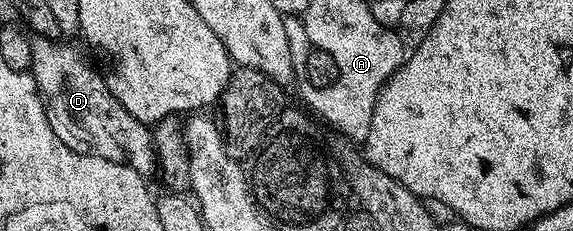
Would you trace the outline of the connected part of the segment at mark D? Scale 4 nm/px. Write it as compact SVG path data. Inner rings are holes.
M34 36L31 40L31 51L33 52L33 78L37 81L37 92L41 94L52 120L56 122L62 130L74 133L81 141L86 141L86 146L91 147L92 152L97 156L107 159L111 163L119 163L134 169L136 173L149 175L149 172L158 168L157 151L153 145L153 135L150 126L144 125L135 115L119 103L111 95L107 87L104 76L100 72L96 73L75 50L69 45L60 45L60 40L51 37Z

